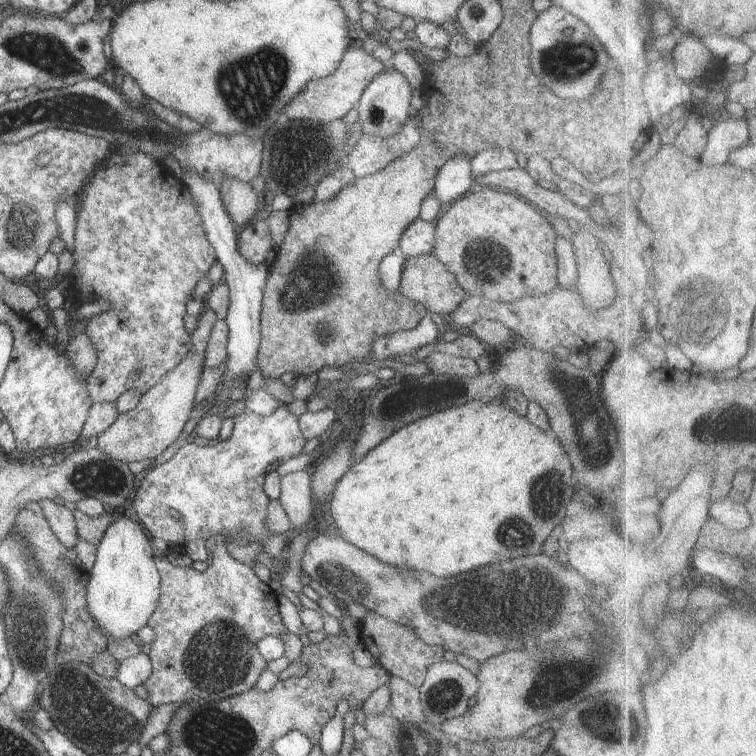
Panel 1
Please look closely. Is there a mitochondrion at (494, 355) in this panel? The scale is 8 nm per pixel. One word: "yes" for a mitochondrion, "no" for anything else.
no

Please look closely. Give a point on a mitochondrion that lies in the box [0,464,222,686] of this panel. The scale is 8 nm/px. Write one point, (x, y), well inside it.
(33, 615)

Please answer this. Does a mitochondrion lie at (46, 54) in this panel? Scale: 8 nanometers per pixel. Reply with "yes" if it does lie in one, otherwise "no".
yes

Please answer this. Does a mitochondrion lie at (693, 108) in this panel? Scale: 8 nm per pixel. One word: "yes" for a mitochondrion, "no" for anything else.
no

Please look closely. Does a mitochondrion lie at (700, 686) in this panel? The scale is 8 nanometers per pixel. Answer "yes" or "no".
no

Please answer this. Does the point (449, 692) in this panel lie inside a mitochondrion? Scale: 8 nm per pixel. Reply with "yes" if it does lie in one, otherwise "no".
yes

